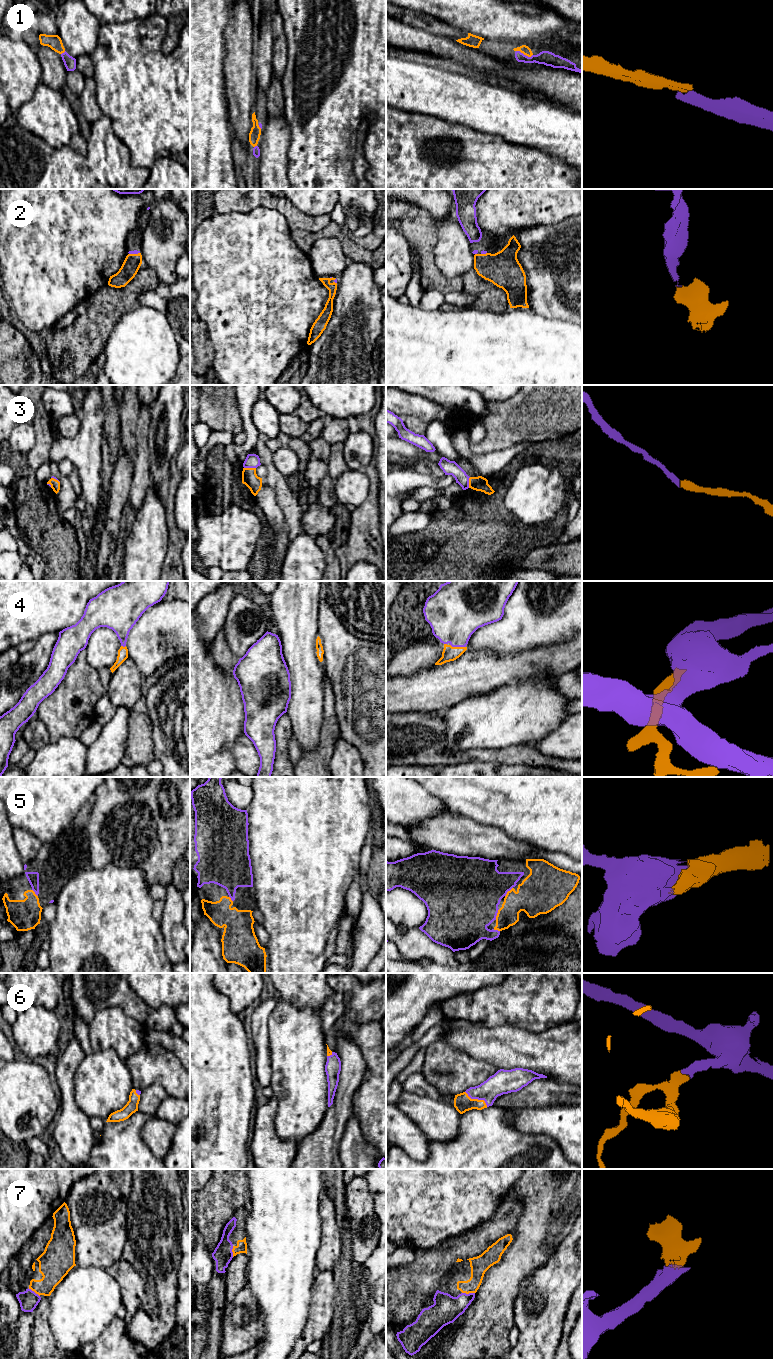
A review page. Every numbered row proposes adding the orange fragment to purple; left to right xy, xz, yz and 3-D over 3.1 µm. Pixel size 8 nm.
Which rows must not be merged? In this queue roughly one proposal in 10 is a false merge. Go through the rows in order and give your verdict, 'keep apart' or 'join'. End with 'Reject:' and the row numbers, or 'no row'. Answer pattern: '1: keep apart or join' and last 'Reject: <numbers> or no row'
1: join
2: join
3: join
4: join
5: join
6: join
7: join
Reject: no row

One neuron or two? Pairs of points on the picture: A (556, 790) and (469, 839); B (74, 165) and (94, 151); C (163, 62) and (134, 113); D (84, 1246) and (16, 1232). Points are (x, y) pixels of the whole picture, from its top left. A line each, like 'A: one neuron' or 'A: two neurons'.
A: two neurons
B: two neurons
C: one neuron
D: two neurons

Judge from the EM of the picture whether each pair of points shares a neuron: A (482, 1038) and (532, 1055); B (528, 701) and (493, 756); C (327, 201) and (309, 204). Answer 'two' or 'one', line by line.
A: one
B: two
C: one

